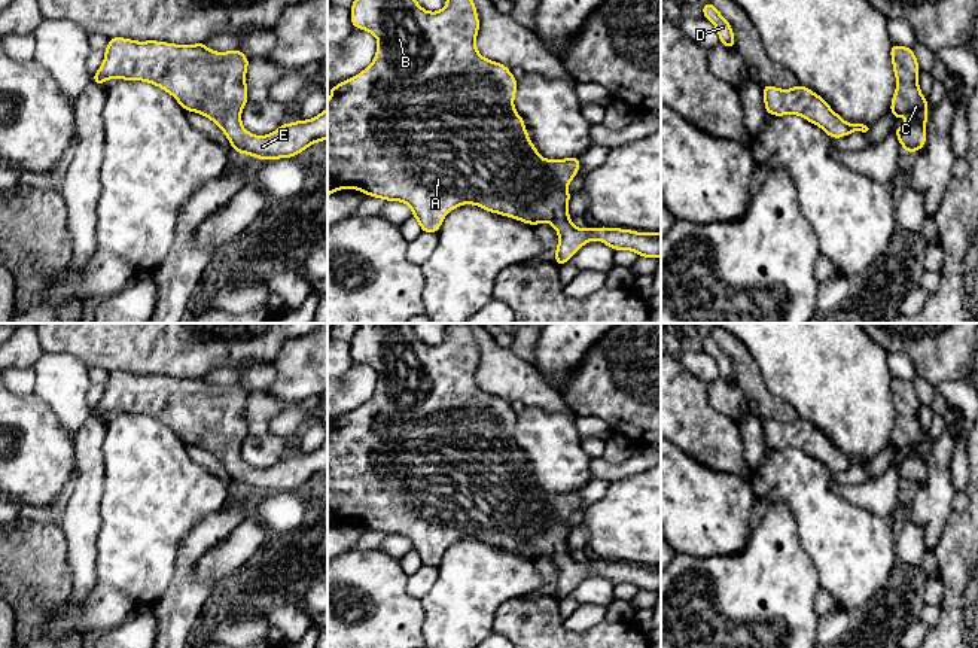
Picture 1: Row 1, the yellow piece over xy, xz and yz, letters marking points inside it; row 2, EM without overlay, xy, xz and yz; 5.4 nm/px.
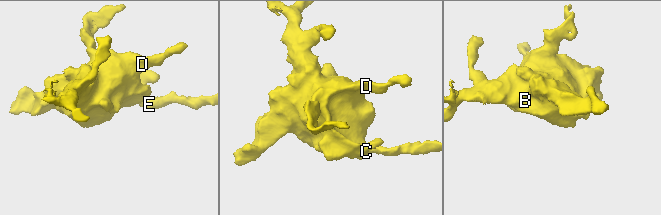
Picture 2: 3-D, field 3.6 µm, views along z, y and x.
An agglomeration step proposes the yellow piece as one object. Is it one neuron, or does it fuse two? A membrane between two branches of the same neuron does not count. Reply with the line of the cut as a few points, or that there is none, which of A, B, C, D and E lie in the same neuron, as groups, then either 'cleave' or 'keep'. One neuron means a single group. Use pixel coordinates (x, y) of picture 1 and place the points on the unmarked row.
no cut | A B C D E | keep

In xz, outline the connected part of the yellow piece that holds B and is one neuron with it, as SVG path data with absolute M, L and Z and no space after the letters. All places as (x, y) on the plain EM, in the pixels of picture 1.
M359 323L351 341L351 360L366 363L377 371L378 381L374 395L359 408L342 414L338 420L327 420L332 431L327 433L327 530L339 523L359 523L368 530L383 532L386 535L400 535L411 541L412 551L420 557L423 566L438 568L444 551L456 541L463 538L475 538L487 545L518 553L528 559L542 556L551 557L558 566L558 579L555 582L555 599L560 600L575 590L578 584L588 575L598 574L613 584L631 584L643 591L661 591L661 566L636 566L633 563L606 562L576 562L569 550L567 538L572 529L567 524L569 517L581 502L579 490L564 493L545 493L539 489L531 477L524 459L524 453L514 441L518 414L512 410L506 399L484 392L476 384L476 369L479 365L479 353L475 337L467 323L448 323L447 338L442 344L424 344L412 329L411 323Z

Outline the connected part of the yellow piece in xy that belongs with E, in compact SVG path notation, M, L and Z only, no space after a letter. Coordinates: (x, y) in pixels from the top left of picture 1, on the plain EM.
M112 371L104 384L101 401L94 405L94 419L107 413L143 414L171 428L186 445L196 445L211 453L226 469L232 483L261 493L292 492L308 480L327 474L327 441L313 453L280 459L268 469L250 468L241 457L241 444L249 435L246 405L250 393L240 384L216 386L205 375L176 378L167 375L137 375Z

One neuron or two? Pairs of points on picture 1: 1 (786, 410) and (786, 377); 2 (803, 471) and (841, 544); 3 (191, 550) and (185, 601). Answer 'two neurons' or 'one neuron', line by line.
1: two neurons
2: one neuron
3: one neuron

